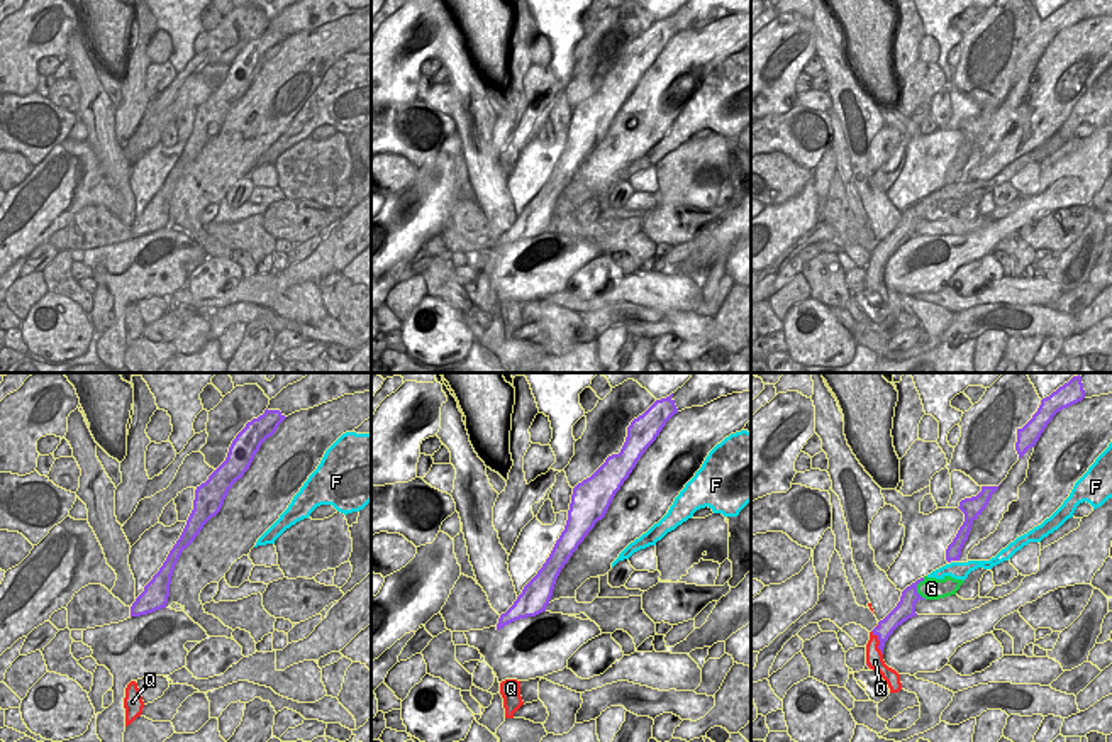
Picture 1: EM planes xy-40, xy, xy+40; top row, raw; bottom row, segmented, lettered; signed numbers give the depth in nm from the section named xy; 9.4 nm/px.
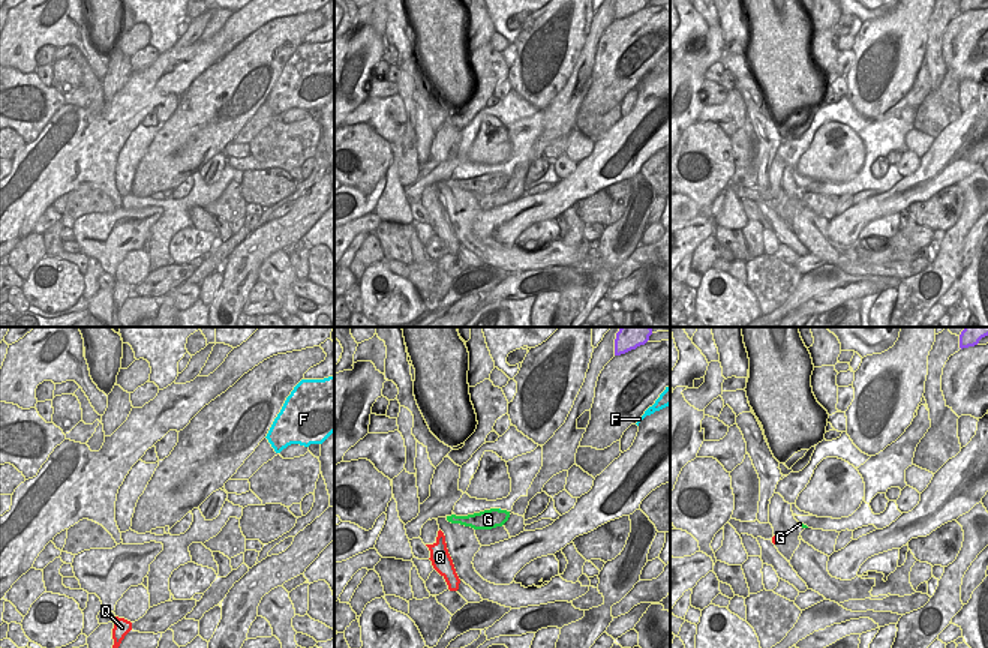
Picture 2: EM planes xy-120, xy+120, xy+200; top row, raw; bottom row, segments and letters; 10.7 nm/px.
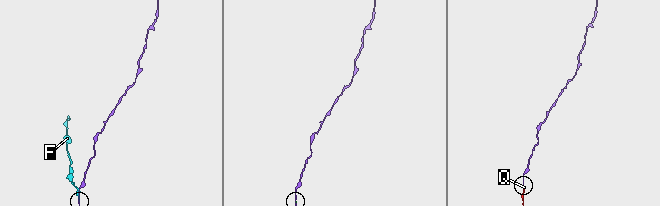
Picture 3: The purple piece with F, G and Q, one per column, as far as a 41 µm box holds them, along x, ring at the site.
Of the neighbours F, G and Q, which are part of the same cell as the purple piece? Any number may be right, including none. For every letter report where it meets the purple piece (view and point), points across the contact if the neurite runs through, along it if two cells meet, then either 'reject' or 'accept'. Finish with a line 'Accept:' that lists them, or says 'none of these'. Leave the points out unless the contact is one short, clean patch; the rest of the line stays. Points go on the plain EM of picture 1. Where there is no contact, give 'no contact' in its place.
F: no contact; reject
G: contact xy+40 (916, 210); border xy+40 (922, 199), (917, 212), (926, 219); reject
Q: contact xy+40 (880, 263); reject
Accept: none of these

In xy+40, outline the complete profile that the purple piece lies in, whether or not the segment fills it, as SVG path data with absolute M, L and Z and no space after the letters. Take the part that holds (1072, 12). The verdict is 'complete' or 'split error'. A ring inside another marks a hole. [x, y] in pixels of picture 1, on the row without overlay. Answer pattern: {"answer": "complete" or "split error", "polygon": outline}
{"answer": "complete", "polygon": "M1070 0L1049 17L1042 19L1032 39L1022 49L1017 49L1015 71L1019 80L1036 66L1041 54L1058 32L1081 22L1083 19L1085 10L1081 0Z"}

